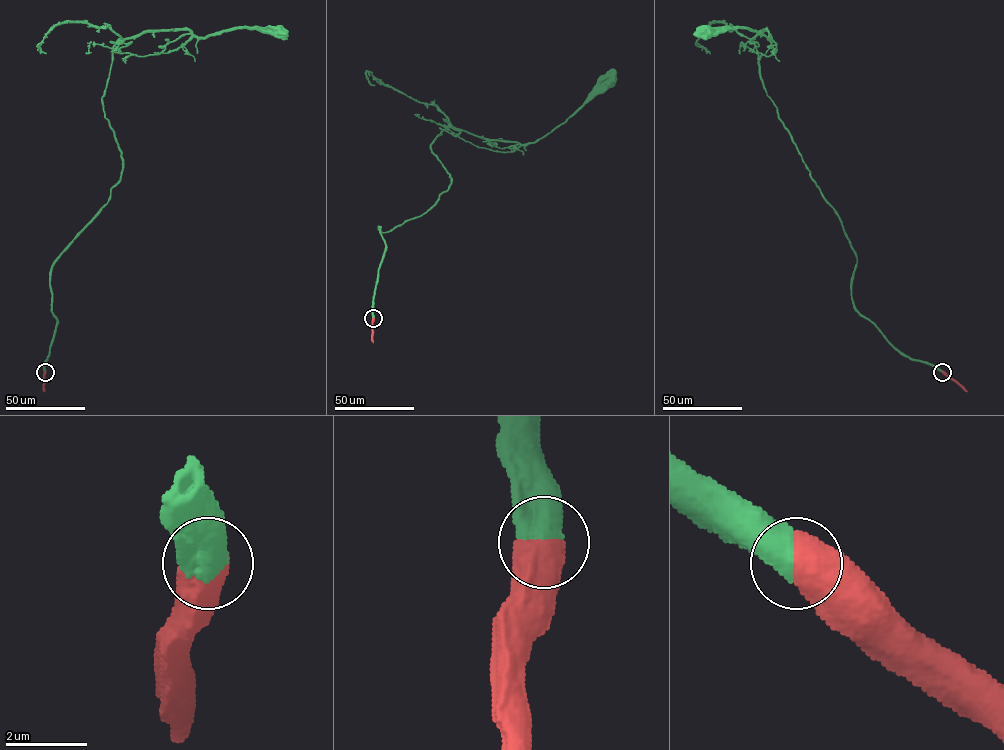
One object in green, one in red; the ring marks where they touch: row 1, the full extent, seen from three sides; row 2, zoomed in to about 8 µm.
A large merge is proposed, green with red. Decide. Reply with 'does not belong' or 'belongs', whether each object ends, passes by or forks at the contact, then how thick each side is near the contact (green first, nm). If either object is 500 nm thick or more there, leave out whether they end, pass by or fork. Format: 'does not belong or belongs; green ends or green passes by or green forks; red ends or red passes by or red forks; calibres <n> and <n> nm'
belongs; calibres 750 and 800 nm

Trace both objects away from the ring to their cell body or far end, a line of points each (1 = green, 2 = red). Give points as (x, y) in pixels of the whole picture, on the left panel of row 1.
1: (45, 372), (57, 322), (52, 266), (121, 176), (102, 97), (114, 45), (146, 31), (280, 29)
2: (45, 372), (45, 392)

